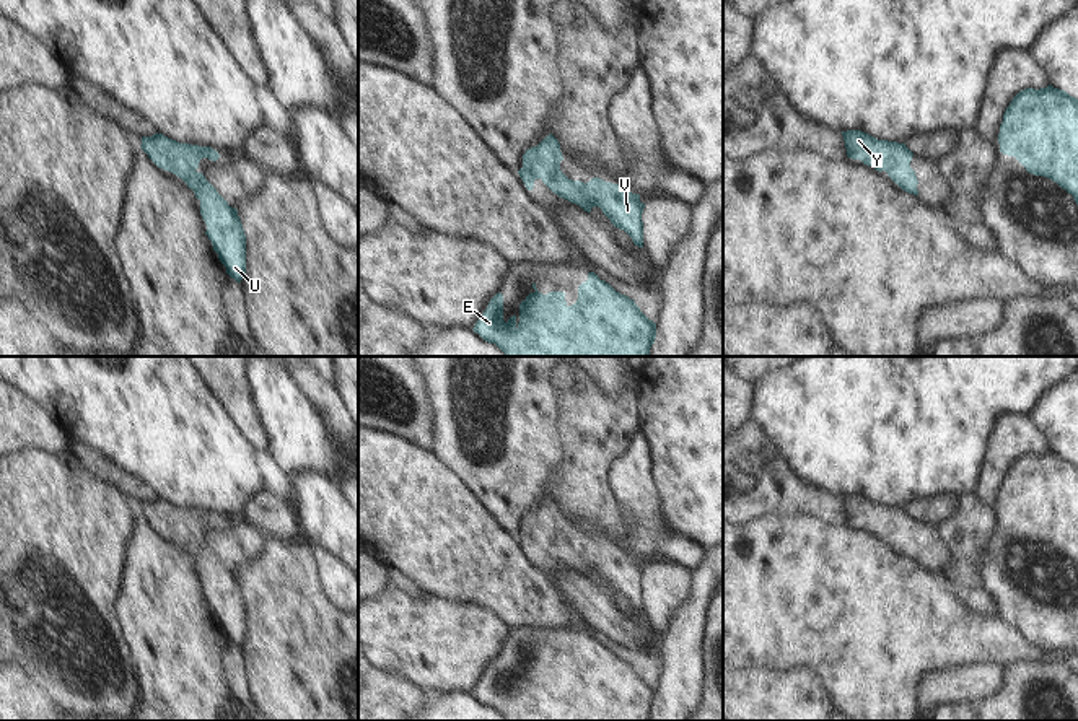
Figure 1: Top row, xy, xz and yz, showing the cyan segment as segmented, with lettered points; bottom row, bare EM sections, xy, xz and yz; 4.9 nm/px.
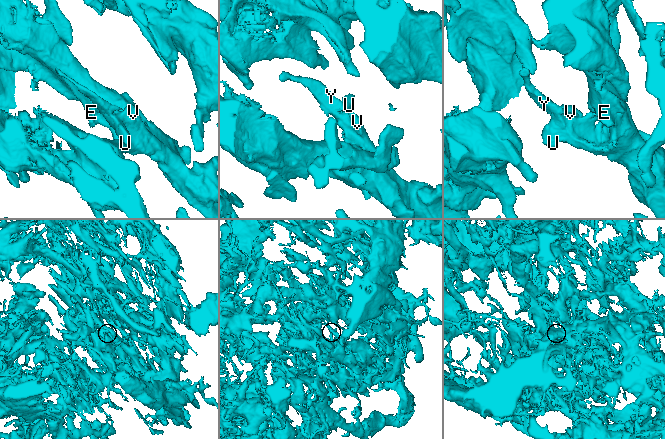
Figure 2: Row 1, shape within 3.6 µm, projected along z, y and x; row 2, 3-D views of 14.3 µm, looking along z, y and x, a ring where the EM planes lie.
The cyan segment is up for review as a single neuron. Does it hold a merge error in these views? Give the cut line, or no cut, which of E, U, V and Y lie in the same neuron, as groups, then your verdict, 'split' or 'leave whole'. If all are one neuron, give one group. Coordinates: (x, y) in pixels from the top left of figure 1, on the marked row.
cut none; groups E U V Y; leave whole

